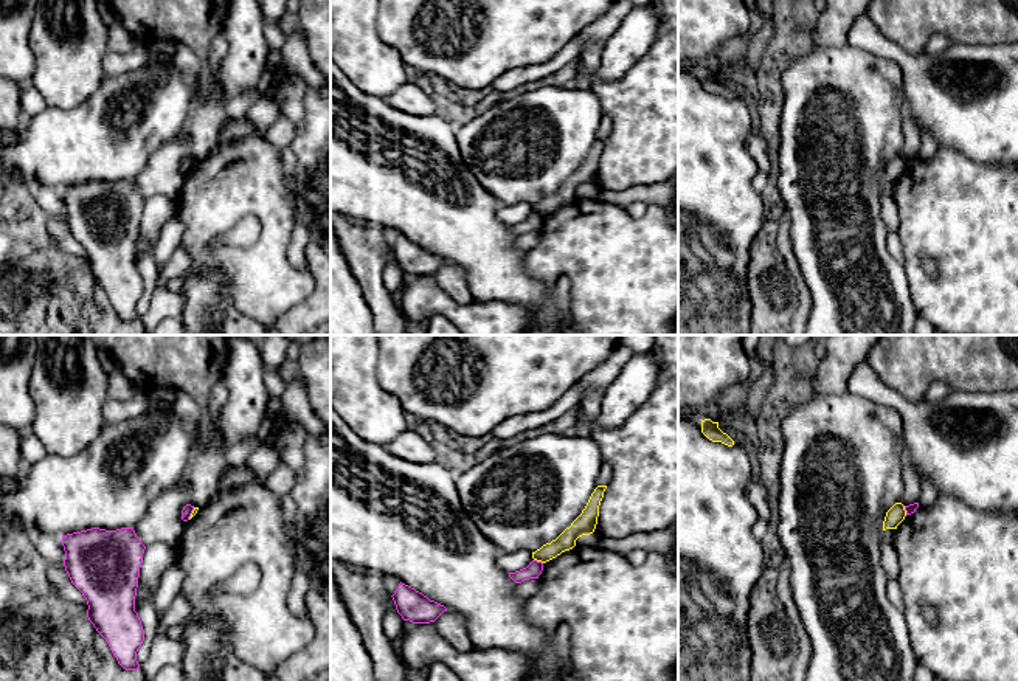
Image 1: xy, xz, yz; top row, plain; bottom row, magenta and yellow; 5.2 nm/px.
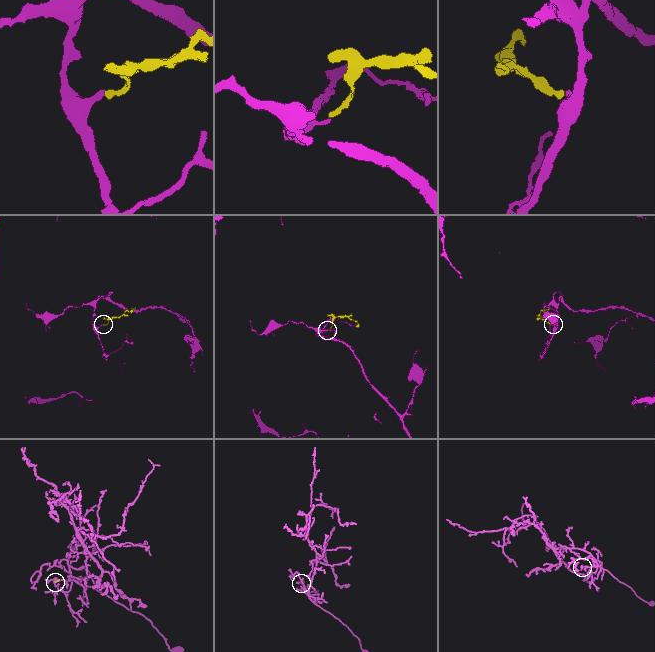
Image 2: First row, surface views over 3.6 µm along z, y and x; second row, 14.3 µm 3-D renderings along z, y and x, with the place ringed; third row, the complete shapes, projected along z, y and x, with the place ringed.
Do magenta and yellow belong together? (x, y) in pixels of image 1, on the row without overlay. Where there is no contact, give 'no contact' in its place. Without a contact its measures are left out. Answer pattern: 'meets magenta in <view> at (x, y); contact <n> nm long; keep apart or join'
meets magenta in xz at (539, 214); contact 50 nm long; keep apart

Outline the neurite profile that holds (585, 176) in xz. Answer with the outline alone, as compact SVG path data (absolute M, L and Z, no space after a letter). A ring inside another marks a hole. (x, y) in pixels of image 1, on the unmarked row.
M597 138L591 146L585 161L571 175L571 178L566 180L556 192L532 205L532 211L546 216L562 205L573 202L579 189L593 186L597 177L599 158L605 141L607 138Z

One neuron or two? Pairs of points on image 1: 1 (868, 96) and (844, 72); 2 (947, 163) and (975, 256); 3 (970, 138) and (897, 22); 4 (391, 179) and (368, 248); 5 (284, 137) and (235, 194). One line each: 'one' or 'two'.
1: one
2: one
3: two
4: two
5: two

